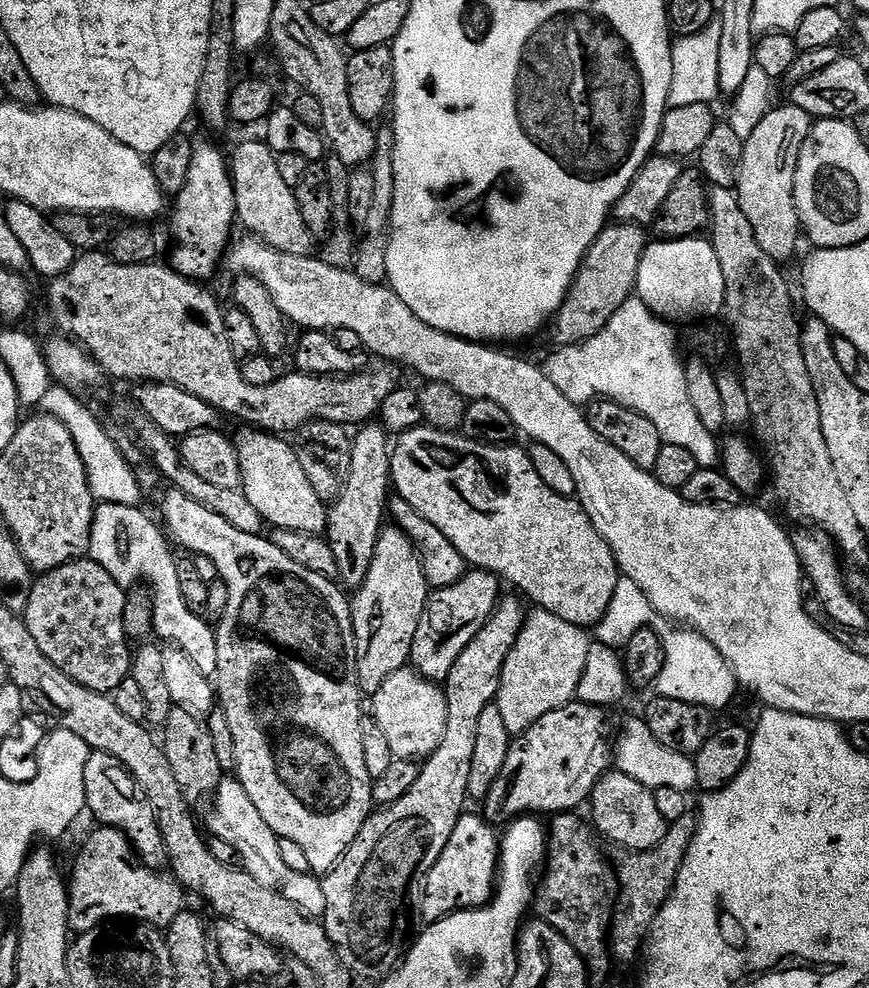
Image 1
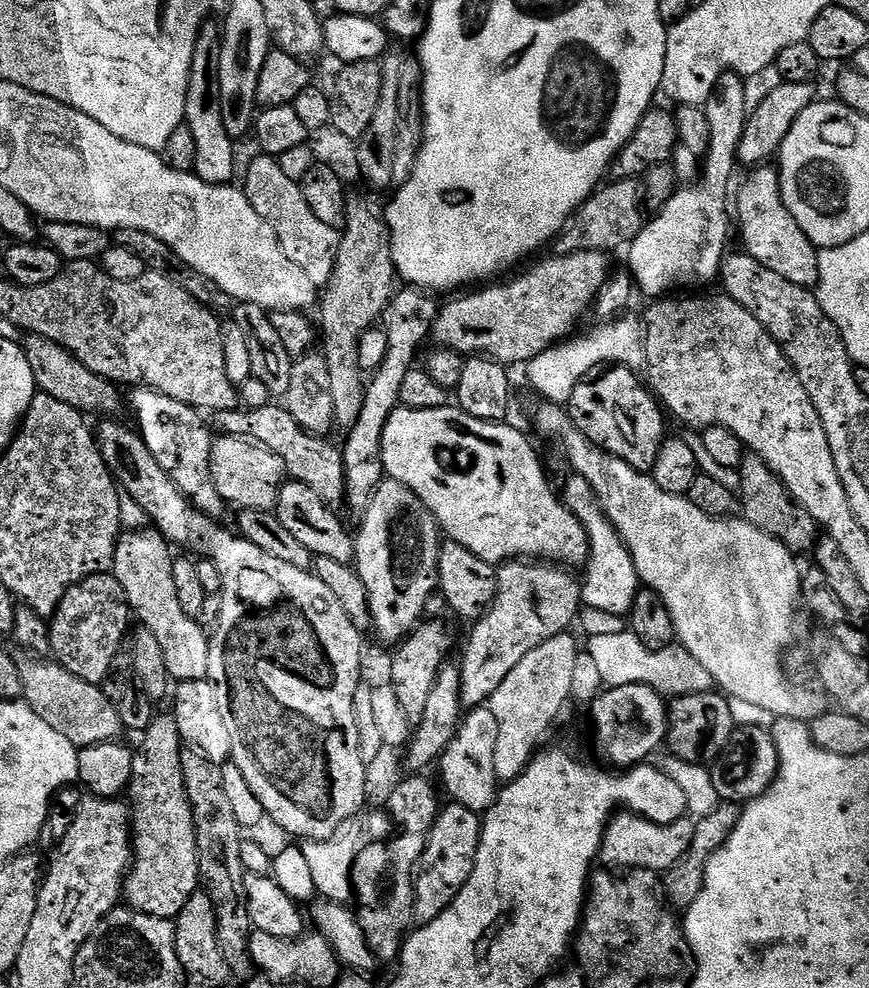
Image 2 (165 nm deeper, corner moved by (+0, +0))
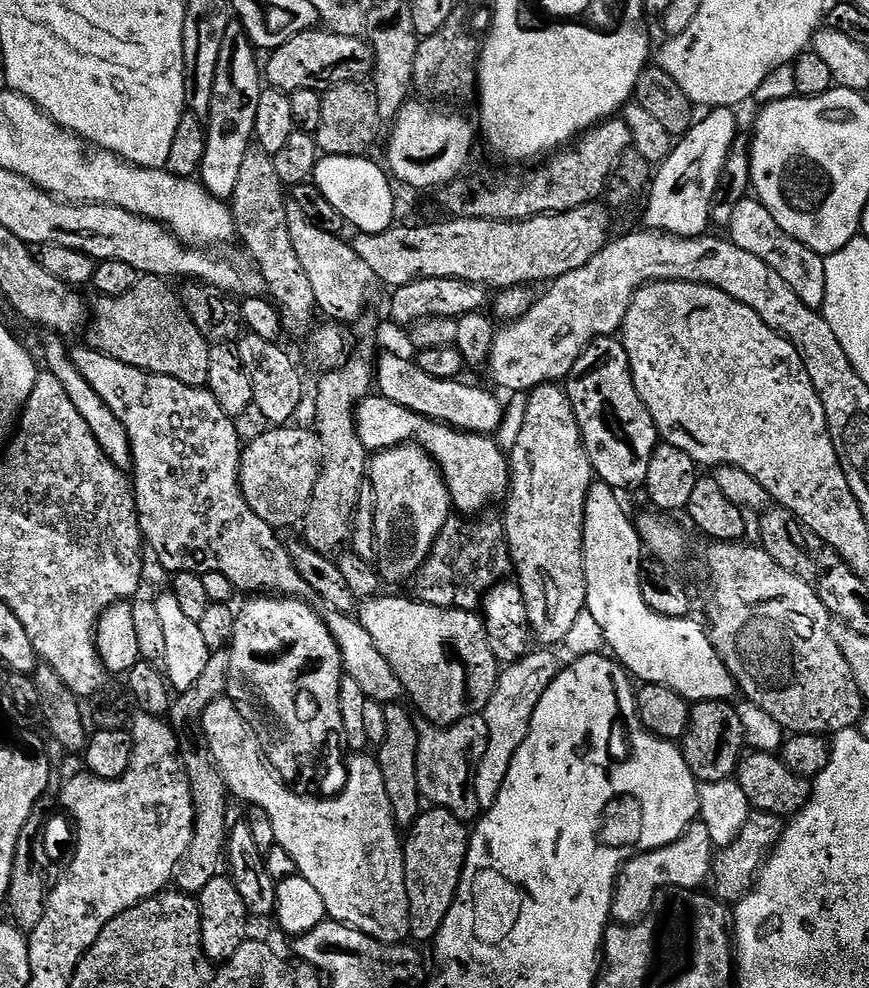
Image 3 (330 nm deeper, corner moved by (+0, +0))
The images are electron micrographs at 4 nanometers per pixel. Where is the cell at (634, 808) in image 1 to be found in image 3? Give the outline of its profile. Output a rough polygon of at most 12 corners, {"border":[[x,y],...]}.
{"border":[[710,830],[641,852],[616,878],[611,919],[637,924],[656,891],[696,890],[712,875]]}

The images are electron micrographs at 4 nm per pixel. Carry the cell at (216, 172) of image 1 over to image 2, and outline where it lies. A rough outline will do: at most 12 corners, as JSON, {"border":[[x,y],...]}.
{"border":[[203,24],[184,123],[194,174],[232,184],[237,145],[222,118],[222,28]]}

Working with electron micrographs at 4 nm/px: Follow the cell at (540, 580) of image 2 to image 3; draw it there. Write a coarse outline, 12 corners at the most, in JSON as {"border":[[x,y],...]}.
{"border":[[567,391],[528,395],[502,512],[533,637],[586,608],[594,473]]}

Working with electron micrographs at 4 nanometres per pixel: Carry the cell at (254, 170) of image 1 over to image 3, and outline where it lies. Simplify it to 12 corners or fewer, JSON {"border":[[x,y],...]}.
{"border":[[289,203],[294,251],[332,322],[365,315],[370,266]]}

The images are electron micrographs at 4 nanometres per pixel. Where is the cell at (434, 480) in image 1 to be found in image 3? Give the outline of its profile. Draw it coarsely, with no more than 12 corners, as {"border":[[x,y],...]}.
{"border":[[379,394],[356,407],[369,453],[415,442],[460,514],[510,491],[491,435],[459,432]]}

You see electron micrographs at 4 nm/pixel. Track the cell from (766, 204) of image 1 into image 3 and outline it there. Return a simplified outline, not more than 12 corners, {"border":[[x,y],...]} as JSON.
{"border":[[759,200],[726,232],[806,306],[823,309],[824,257],[790,238]]}

